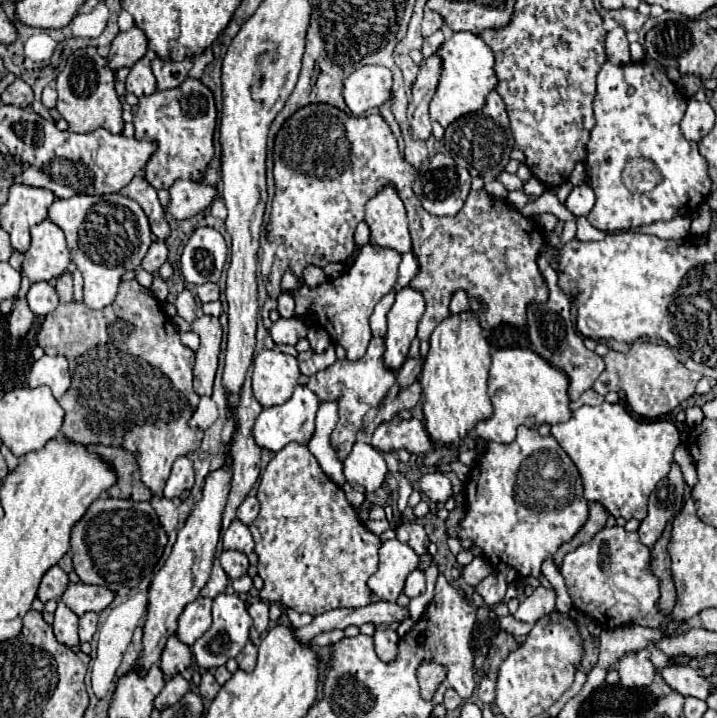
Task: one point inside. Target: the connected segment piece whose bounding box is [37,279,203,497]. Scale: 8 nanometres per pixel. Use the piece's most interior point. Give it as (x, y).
(131, 386)

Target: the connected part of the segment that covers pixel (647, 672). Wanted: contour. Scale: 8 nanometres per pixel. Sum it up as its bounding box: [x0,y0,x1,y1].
[617,649,657,687]

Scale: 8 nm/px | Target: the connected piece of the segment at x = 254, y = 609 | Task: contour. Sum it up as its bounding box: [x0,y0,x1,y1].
[249,601,269,637]

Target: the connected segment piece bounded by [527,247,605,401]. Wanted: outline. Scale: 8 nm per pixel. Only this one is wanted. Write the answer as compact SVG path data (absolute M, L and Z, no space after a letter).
M547 247L539 255L539 261L537 263L539 263L539 269L541 269L547 285L549 285L549 301L543 303L543 305L531 305L527 309L529 339L531 339L533 349L543 359L547 359L551 365L563 369L569 375L569 397L575 401L575 399L579 399L581 393L585 393L587 389L591 389L593 381L605 369L605 363L603 363L603 359L595 351L589 351L583 345L583 337L581 335L575 335L575 329L573 329L573 323L571 323L571 315L569 315L571 297L557 285L557 273L549 267L549 259L551 259L551 251Z

